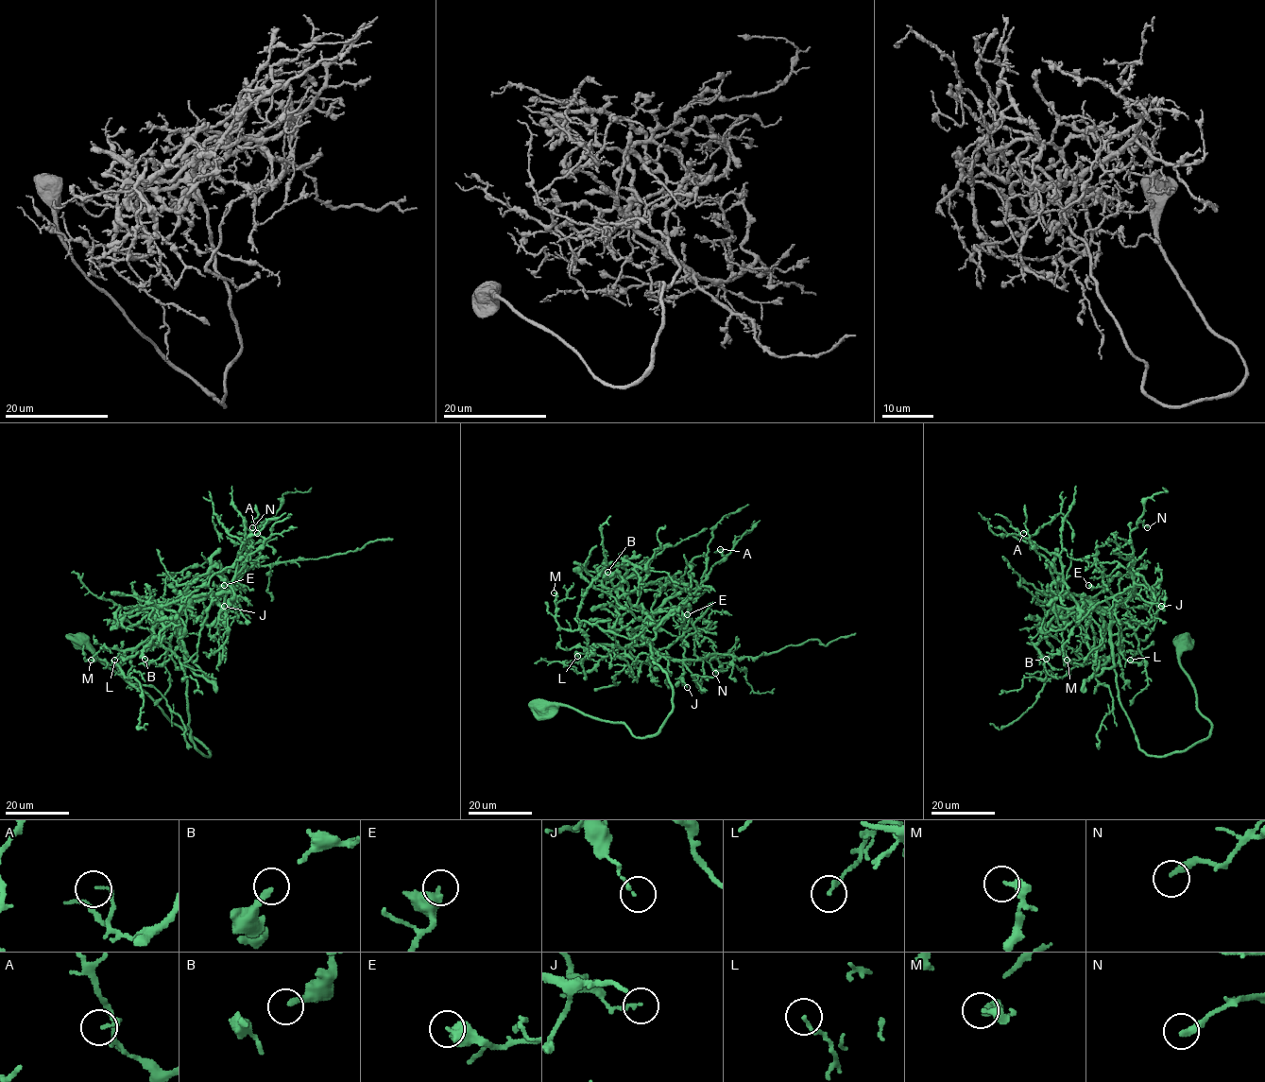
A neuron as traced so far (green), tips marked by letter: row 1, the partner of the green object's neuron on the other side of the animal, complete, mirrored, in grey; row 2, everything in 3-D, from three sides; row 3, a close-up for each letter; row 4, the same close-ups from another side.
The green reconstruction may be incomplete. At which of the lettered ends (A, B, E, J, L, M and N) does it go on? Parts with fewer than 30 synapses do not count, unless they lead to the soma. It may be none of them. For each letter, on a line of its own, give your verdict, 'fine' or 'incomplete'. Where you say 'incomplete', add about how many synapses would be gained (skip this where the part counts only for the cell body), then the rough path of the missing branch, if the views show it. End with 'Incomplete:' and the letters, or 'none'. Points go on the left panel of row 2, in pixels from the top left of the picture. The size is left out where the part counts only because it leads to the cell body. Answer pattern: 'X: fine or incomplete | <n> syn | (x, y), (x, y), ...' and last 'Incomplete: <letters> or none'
A: fine
B: fine
E: fine
J: fine
L: fine
M: fine
N: fine
Incomplete: none

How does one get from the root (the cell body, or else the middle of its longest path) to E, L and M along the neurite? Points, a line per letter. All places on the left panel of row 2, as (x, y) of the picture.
E: (80, 640), (202, 744), (209, 756), (196, 748), (189, 727), (179, 620), (185, 604), (213, 595), (224, 585)
L: (80, 640), (209, 756), (196, 748), (189, 727), (176, 624), (160, 624), (114, 660)
M: (80, 640), (209, 755), (196, 748), (189, 727), (183, 648), (174, 621), (160, 624), (117, 664), (91, 660)

